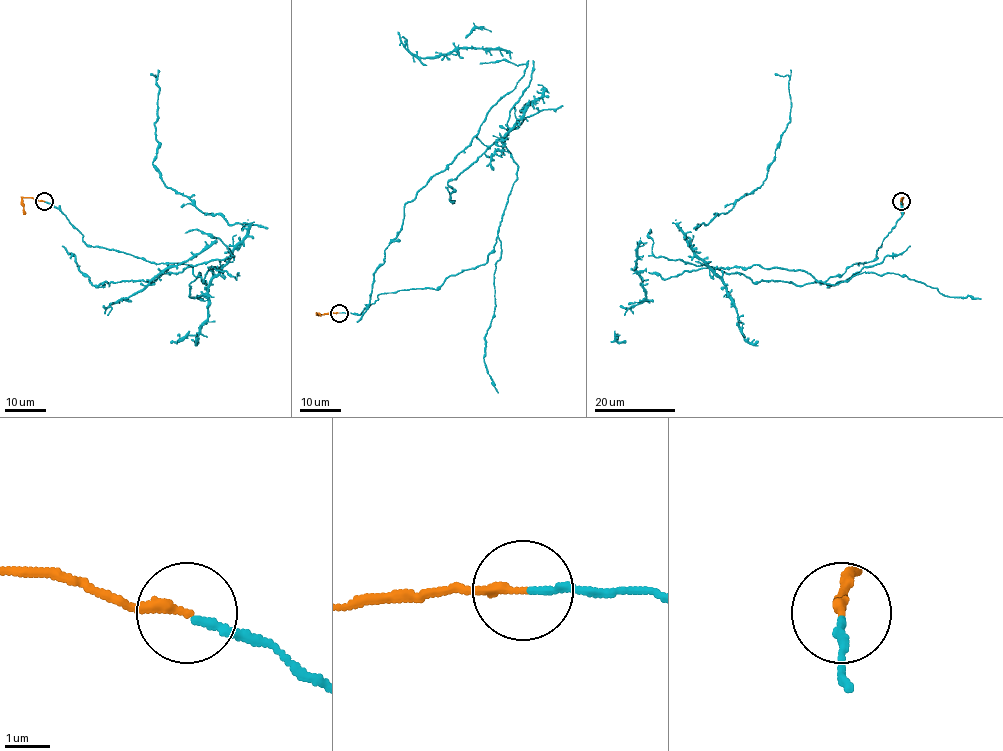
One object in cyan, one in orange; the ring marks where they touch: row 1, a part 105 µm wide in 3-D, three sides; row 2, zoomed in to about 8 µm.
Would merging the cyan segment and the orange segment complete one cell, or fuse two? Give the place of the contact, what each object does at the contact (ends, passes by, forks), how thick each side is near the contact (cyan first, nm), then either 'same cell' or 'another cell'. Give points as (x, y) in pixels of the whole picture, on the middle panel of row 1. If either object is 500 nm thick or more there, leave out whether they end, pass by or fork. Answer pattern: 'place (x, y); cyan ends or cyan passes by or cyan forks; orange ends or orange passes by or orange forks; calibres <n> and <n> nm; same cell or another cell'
place (339, 313); cyan ends; orange ends; calibres 160 and 240 nm; another cell

